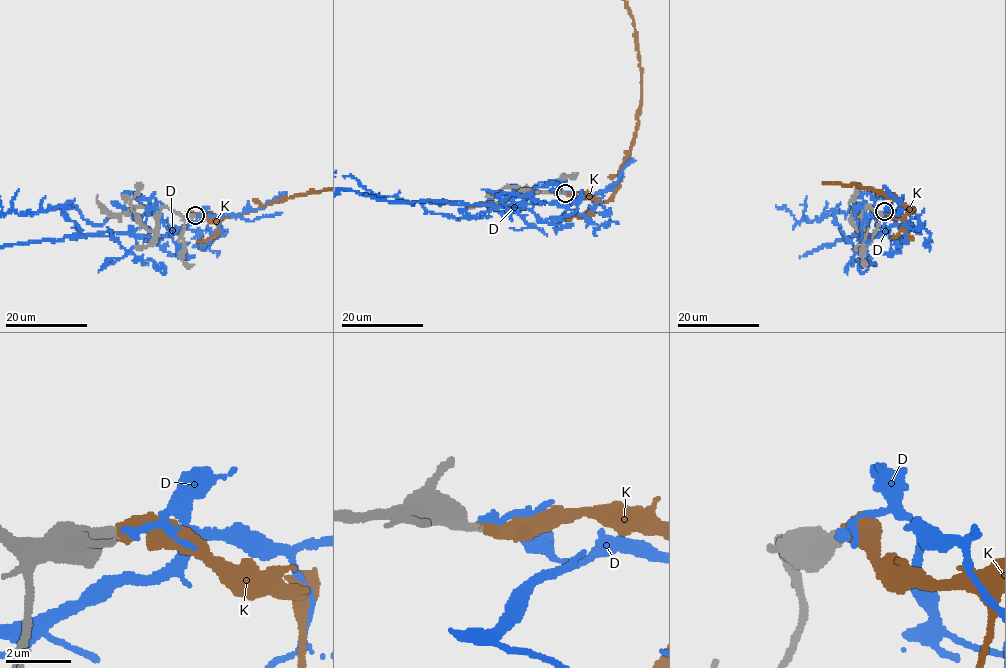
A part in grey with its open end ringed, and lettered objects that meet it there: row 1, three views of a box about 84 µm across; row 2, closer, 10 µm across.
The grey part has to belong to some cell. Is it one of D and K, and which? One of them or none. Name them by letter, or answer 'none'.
K

